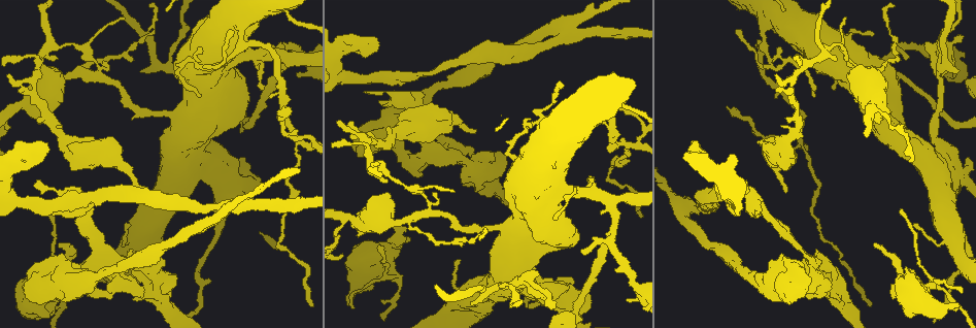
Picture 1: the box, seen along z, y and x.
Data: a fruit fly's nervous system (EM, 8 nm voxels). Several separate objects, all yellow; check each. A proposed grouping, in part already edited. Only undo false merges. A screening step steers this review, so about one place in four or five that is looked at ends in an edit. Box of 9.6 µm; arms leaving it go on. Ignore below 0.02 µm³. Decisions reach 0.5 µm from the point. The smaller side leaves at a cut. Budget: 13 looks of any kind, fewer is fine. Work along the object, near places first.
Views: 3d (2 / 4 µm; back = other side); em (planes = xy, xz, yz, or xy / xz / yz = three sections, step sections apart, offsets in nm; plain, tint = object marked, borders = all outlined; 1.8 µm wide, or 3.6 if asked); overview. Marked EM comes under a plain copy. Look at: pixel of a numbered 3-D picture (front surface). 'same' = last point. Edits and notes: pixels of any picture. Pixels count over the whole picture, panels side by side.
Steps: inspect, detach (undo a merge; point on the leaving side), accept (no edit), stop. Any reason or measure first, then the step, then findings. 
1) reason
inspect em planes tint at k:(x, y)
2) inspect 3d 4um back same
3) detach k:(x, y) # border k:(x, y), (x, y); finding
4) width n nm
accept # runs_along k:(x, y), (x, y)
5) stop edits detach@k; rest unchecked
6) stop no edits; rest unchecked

inspect 3d 2um at 1:(559, 33)

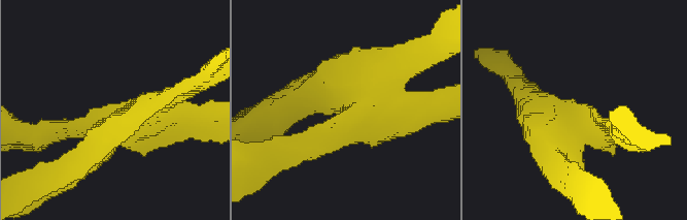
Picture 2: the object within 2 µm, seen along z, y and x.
inspect em planes tint at 2:(120, 126)

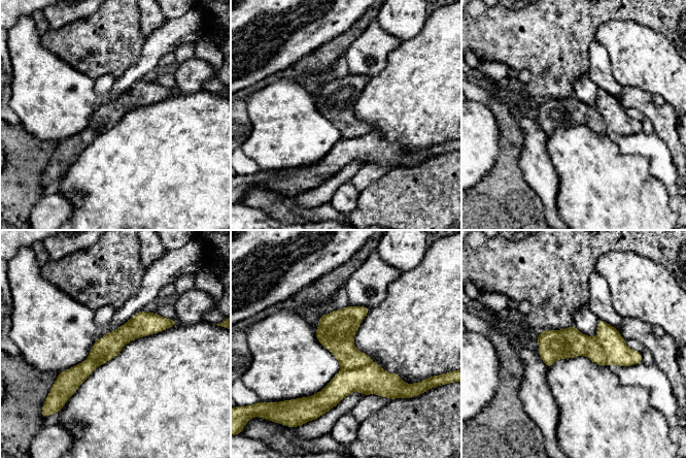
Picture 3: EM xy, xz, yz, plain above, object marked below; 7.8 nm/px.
accept # runs_along 3:(172, 322), (135, 327), (63, 378); all the same neuron

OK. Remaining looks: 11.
thick turns thin
inspect 3d 4um at 1:(124, 264)

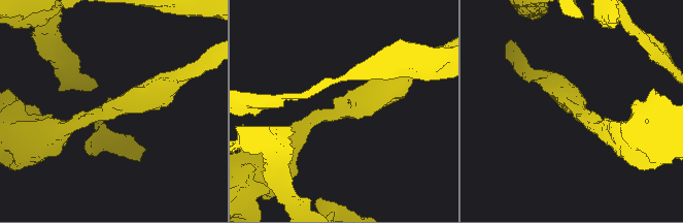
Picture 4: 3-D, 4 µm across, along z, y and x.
arm_widths 200, 400 nm; now the EM
inspect em planes tint at 4:(576, 108)

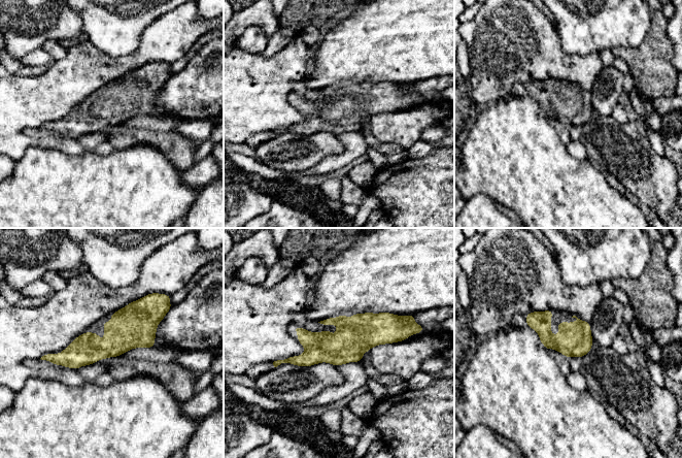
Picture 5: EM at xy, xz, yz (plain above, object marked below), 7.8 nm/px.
accept # one neuron here

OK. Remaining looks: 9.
calibre changes
inspect em xz step 16 tint at 1:(190, 163)

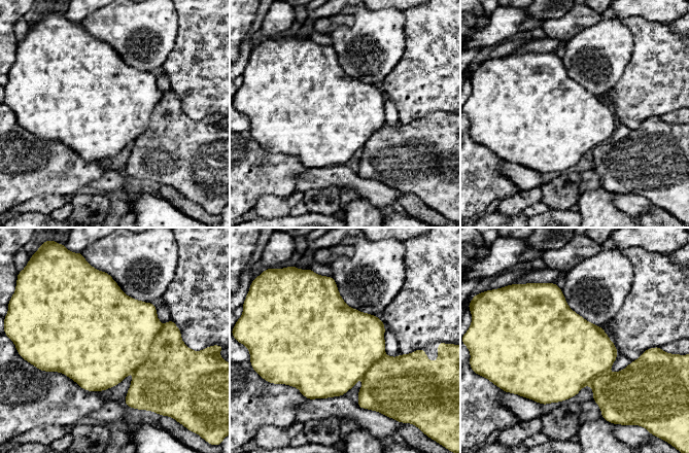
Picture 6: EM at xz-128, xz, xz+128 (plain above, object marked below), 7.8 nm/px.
inspect em planes borders same

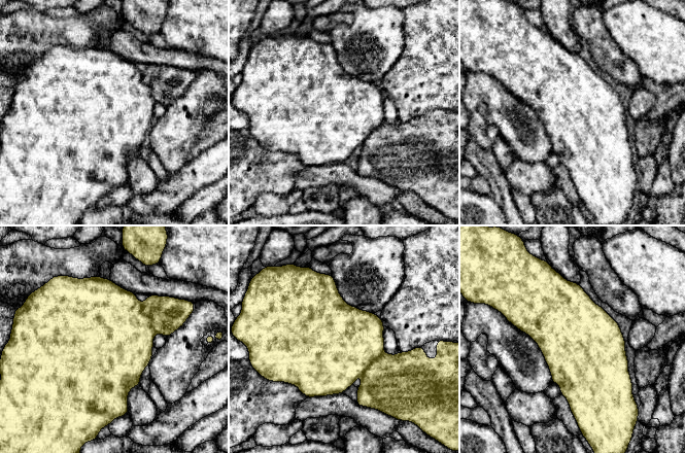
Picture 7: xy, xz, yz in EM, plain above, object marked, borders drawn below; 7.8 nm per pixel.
detach 7:(167, 314) # border 7:(141, 304), (156, 333); two neurons meet here

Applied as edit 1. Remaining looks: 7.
inspect overview

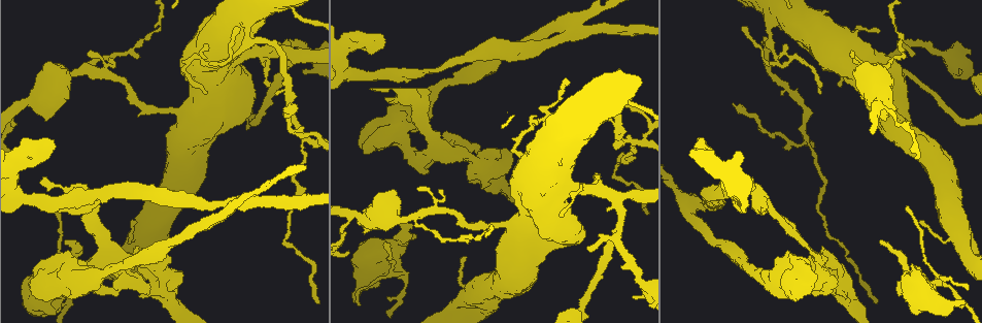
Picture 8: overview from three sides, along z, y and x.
sudden change in width
inspect em 3.6um planes tint at 8:(400, 242)

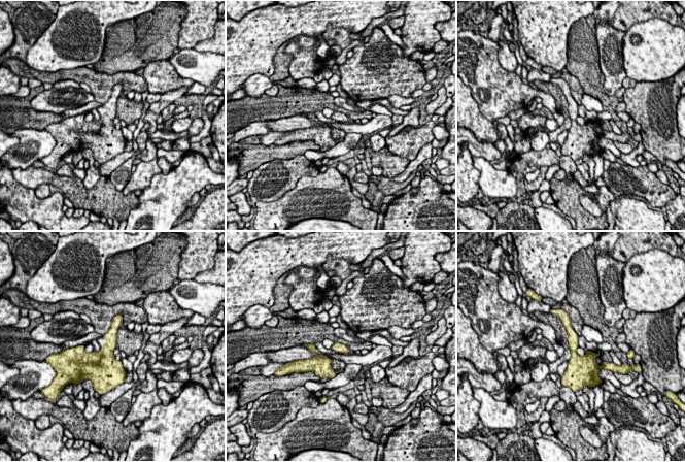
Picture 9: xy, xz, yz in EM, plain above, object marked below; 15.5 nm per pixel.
accept # continuous, no second neuron

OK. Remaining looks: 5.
sudden change in width
inspect em planes borders at 8:(820, 291)

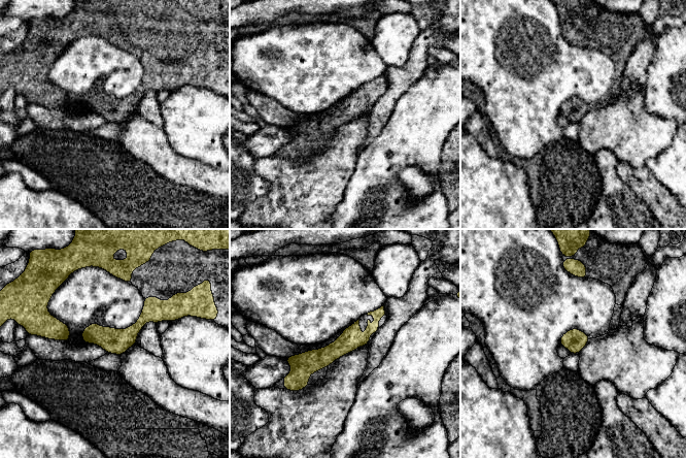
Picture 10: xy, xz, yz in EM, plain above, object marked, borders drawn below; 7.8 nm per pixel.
accept # runs_along 10:(383, 313), (362, 338), (293, 377); all the same neuron

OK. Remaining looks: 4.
sharp bend
inspect 3d 4um back at 8:(297, 11)

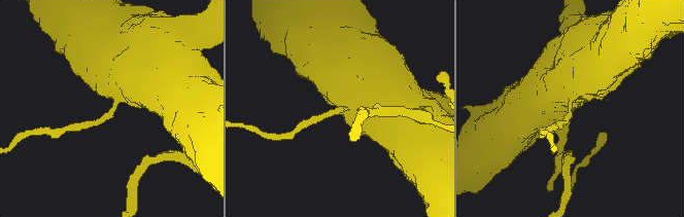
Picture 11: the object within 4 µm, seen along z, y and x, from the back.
inspect em xy step 4 tint at 11:(569, 111)

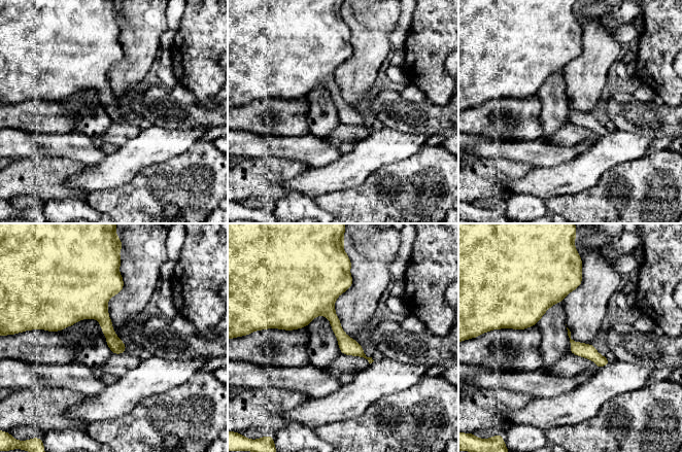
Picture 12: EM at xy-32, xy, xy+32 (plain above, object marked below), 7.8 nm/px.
cut it another way
inspect em planes tint same

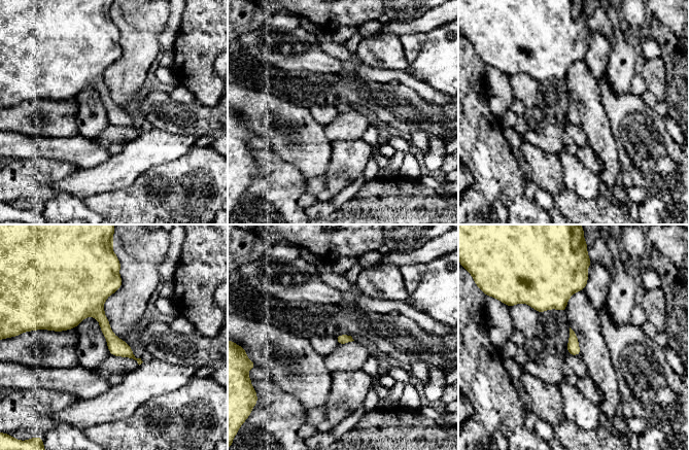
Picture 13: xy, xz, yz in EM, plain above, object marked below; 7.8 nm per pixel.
accept # one neuron here

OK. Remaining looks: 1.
stop edits detach@7; rest unchecked

